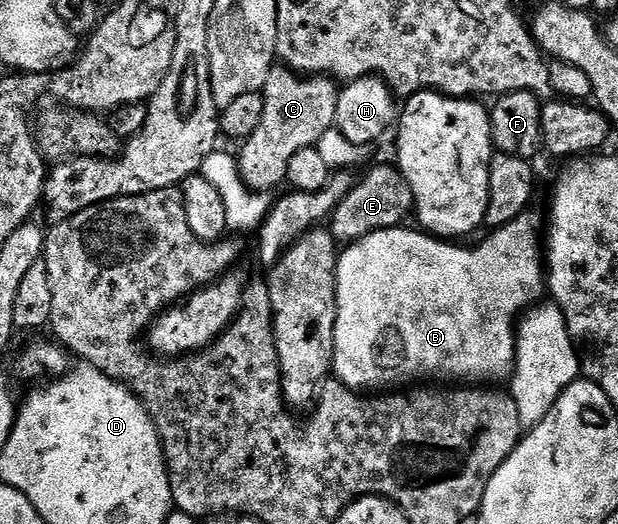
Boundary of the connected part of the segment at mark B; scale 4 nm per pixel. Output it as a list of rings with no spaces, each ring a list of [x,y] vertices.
[[[527,209],[522,214],[517,215],[508,225],[503,227],[495,227],[489,232],[490,236],[479,245],[474,247],[458,247],[462,245],[455,245],[453,242],[437,238],[432,235],[423,233],[421,230],[413,229],[409,231],[405,225],[397,227],[389,227],[383,231],[372,233],[368,237],[359,239],[358,242],[349,244],[338,256],[338,276],[336,277],[336,301],[338,302],[338,316],[336,317],[336,341],[334,342],[334,366],[332,368],[333,374],[336,376],[338,382],[342,383],[351,389],[363,389],[362,387],[382,387],[378,389],[390,389],[393,383],[410,383],[406,385],[414,385],[417,379],[463,379],[463,384],[466,385],[502,385],[513,376],[514,373],[514,354],[516,353],[516,345],[518,344],[518,336],[516,334],[516,324],[519,322],[520,316],[529,311],[531,307],[543,302],[544,296],[547,294],[548,288],[546,286],[546,268],[544,266],[544,243],[540,238],[540,219],[533,215],[533,210]]]

